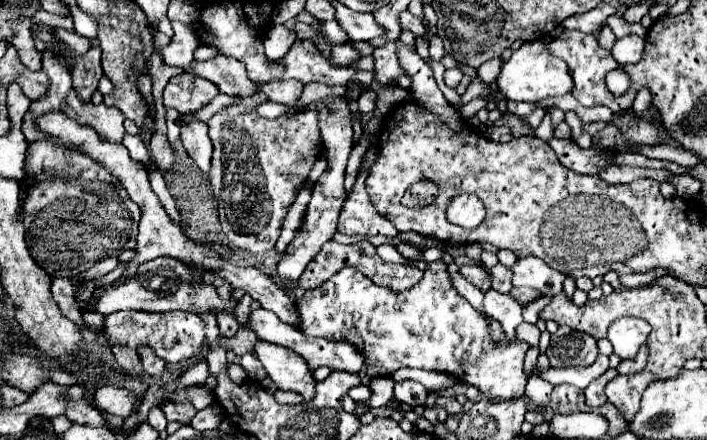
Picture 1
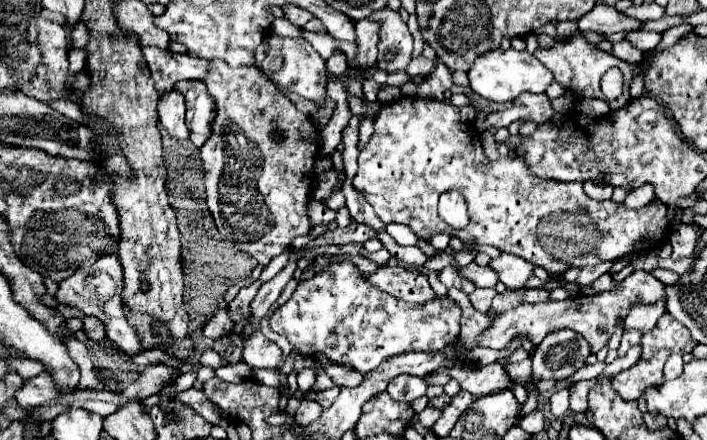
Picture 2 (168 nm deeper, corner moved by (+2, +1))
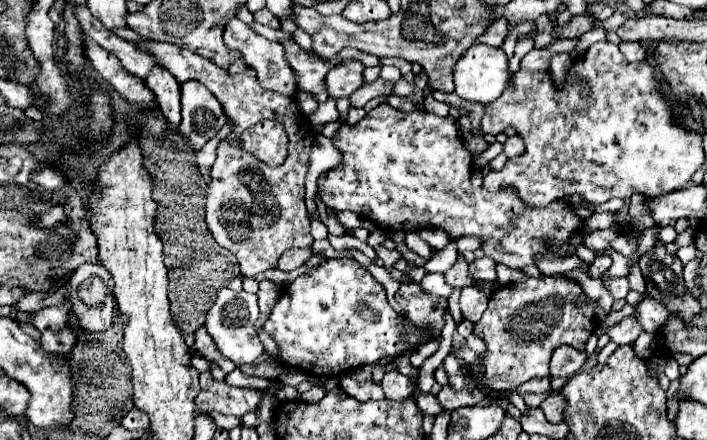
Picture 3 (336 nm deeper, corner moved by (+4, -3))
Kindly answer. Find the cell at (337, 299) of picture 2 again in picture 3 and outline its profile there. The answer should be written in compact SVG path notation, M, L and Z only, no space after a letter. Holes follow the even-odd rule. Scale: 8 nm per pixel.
M350 258L324 260L300 274L294 282L290 282L274 304L272 314L264 324L264 330L278 344L278 360L282 364L290 368L300 368L312 376L338 376L338 372L344 372L352 366L374 364L382 356L396 356L416 344L422 344L428 336L428 332L416 332L416 328L412 328L408 320L400 318L390 308L382 284L376 282L364 266Z

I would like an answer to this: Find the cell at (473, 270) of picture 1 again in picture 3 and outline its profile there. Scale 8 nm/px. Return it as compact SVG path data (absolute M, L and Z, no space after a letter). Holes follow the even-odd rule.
M426 274L420 282L422 290L426 294L436 294L436 296L442 296L442 298L448 298L452 288L448 284L444 284L444 276L442 274Z

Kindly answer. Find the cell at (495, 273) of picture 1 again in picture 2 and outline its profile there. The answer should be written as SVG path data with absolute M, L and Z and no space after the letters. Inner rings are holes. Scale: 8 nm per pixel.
M468 264L460 268L460 274L468 280L472 280L480 288L494 288L498 284L498 272L492 270L490 266L478 266L478 264Z

